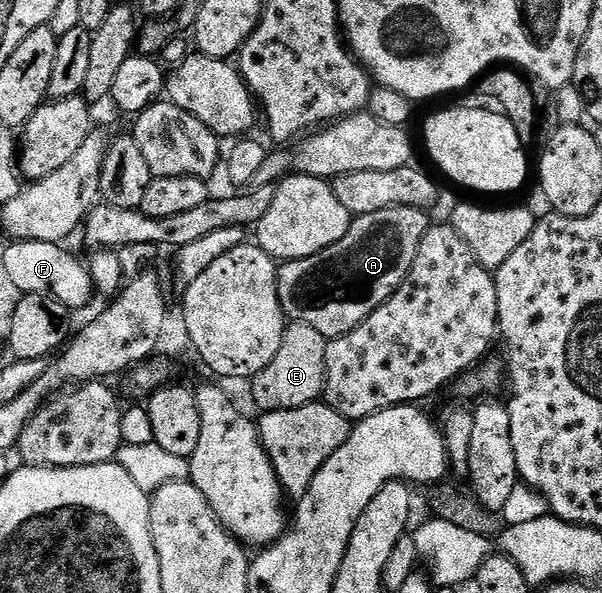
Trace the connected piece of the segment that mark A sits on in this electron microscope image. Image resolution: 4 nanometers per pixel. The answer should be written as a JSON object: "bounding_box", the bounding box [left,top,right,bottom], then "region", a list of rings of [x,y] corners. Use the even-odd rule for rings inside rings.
{"bounding_box":[276,206,428,340],"region":[[[401,206],[382,208],[382,212],[361,214],[353,217],[350,232],[346,232],[346,236],[342,236],[338,244],[330,244],[330,248],[314,256],[283,263],[276,271],[276,287],[285,319],[310,324],[310,328],[322,332],[322,336],[329,340],[346,336],[346,332],[350,332],[352,327],[366,317],[366,312],[381,306],[404,283],[414,264],[414,256],[418,256],[418,248],[428,231],[428,216],[428,210]]]}

